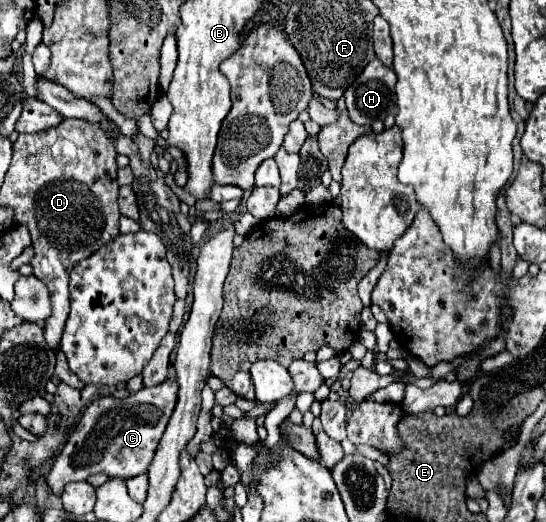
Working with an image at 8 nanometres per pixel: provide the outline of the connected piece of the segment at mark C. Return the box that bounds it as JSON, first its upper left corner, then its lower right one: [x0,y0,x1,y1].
[46,378,178,496]

